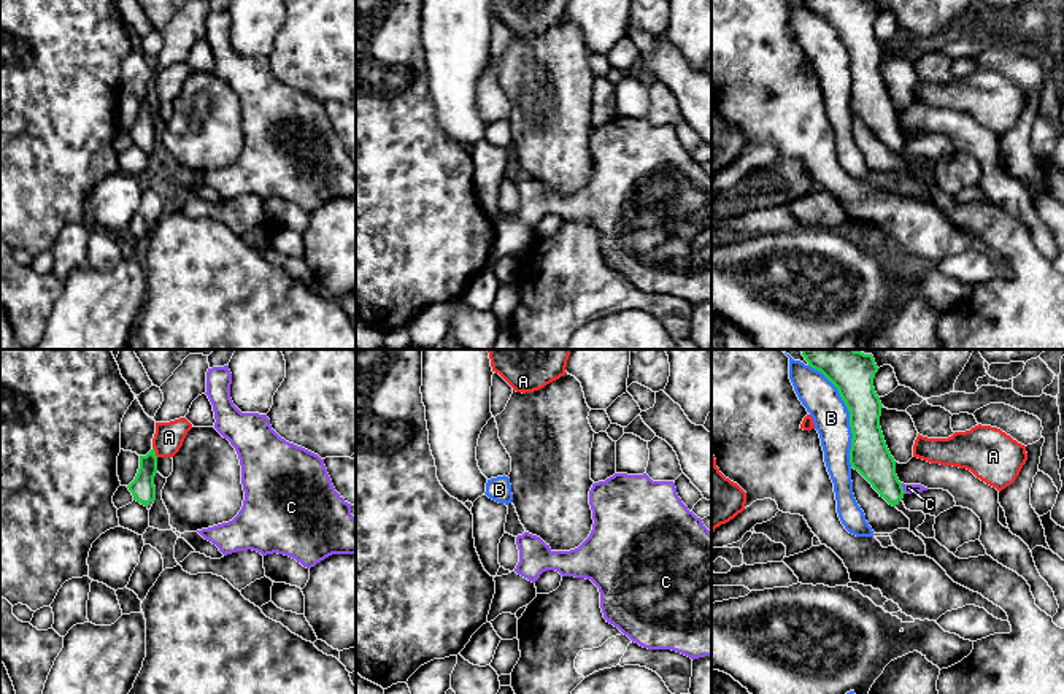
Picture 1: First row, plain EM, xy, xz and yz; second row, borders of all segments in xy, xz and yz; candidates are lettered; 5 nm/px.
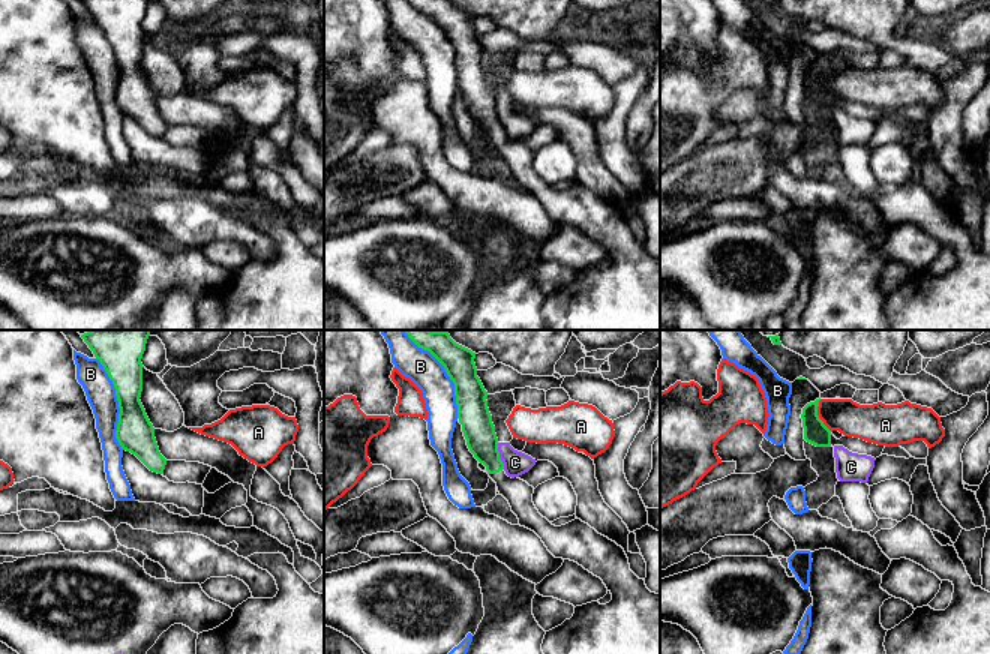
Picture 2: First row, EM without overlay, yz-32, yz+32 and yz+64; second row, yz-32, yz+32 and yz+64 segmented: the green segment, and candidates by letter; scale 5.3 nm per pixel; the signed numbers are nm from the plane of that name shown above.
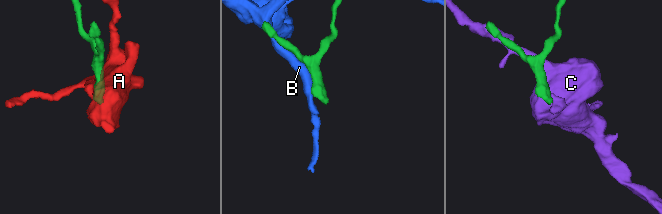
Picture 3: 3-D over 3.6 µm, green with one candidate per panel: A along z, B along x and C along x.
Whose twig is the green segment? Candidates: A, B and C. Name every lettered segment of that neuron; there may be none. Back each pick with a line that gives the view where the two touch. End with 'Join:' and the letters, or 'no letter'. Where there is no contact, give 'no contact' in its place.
Join: no letter

